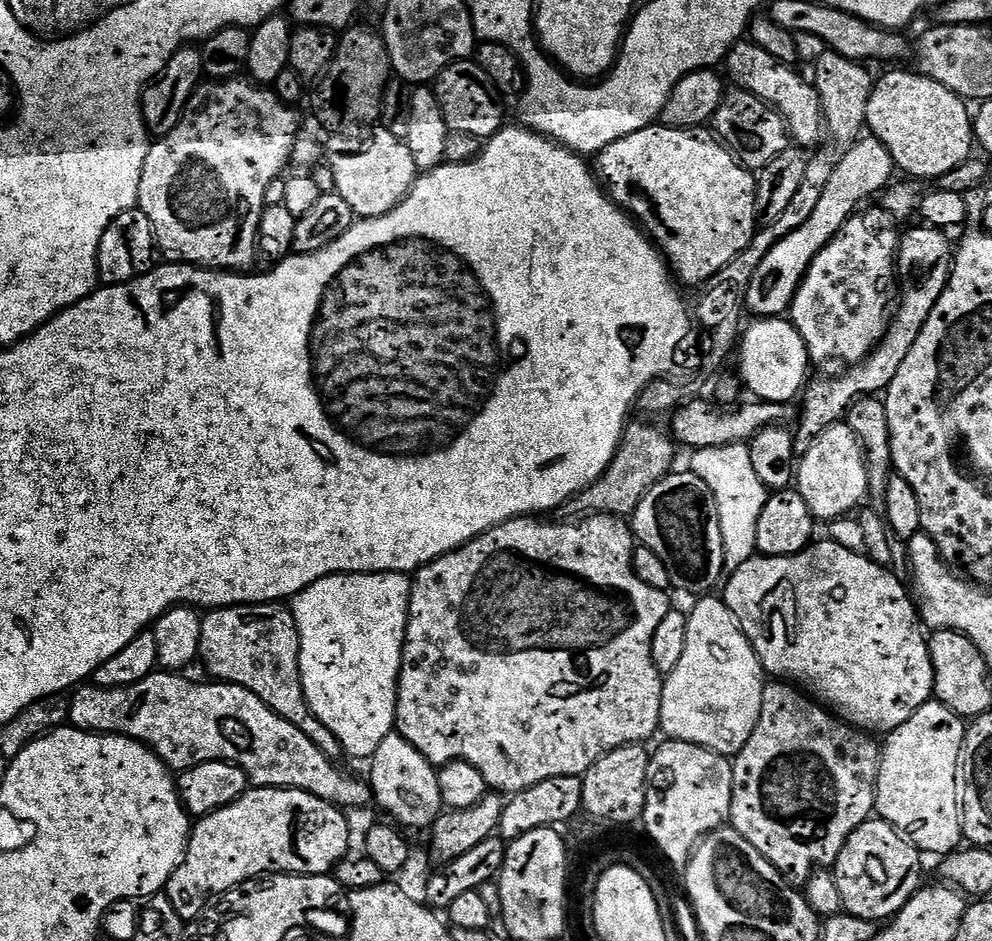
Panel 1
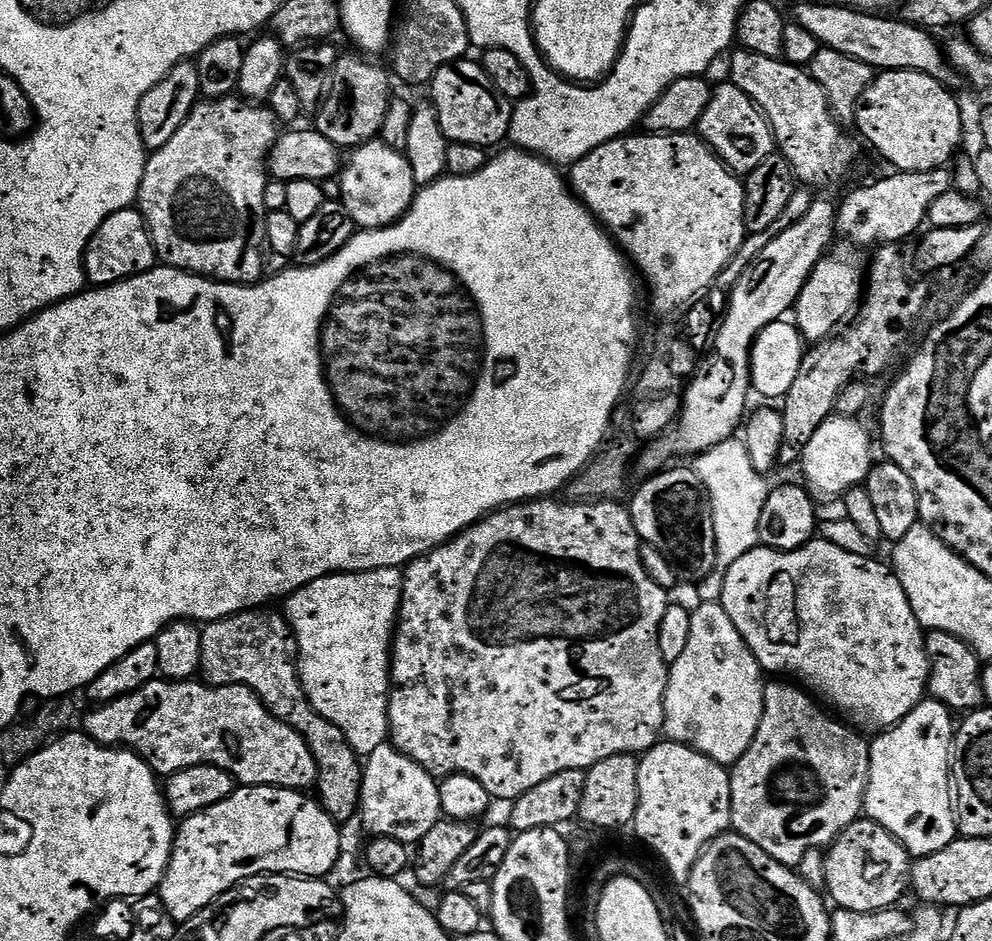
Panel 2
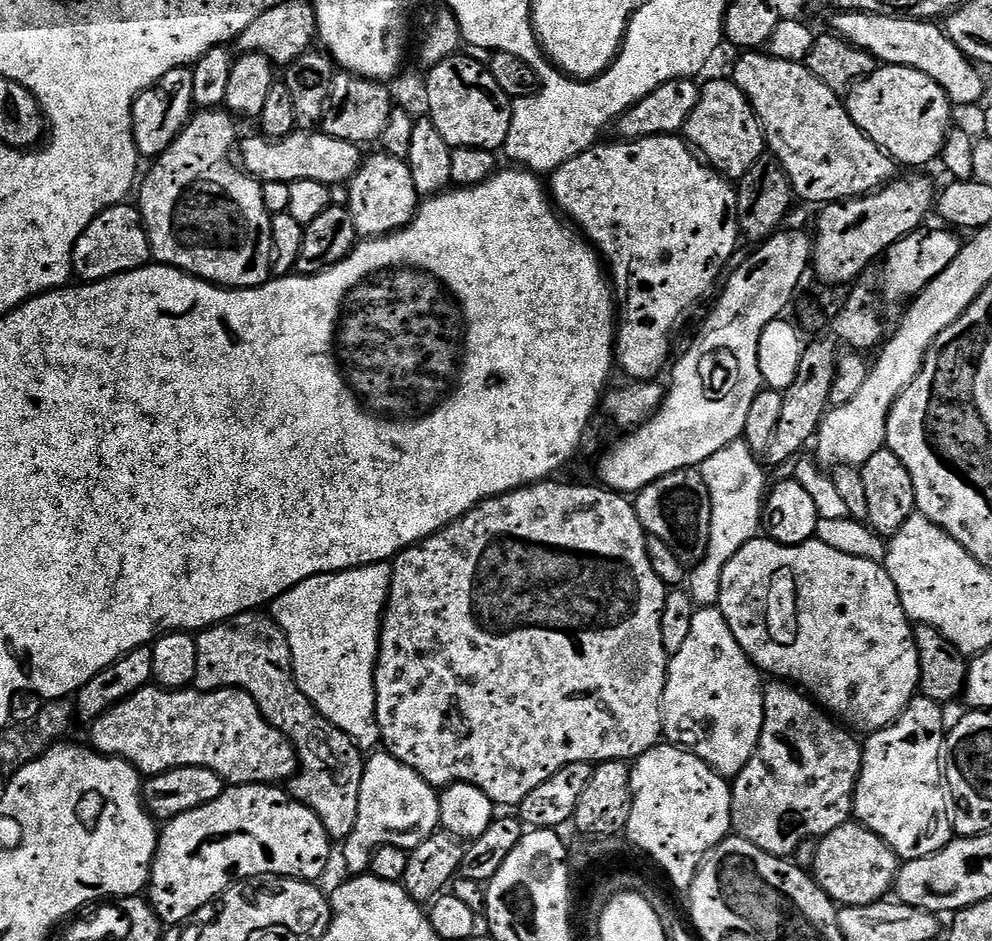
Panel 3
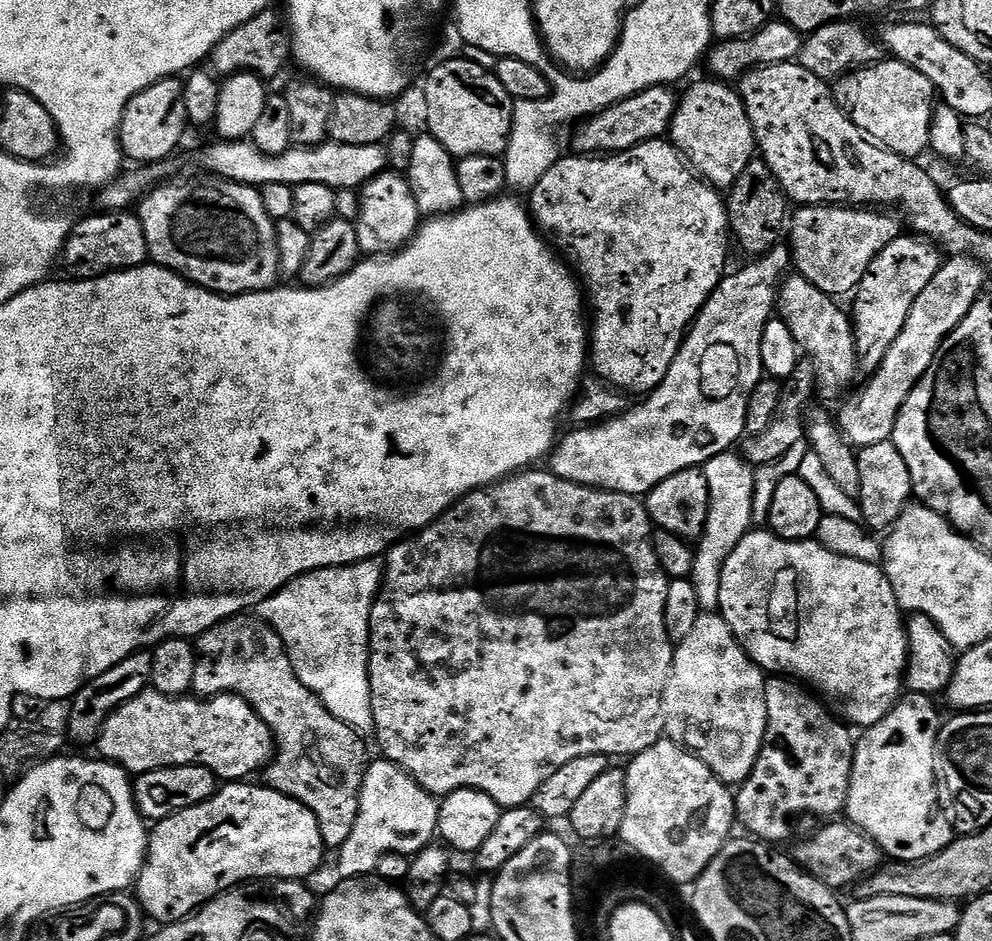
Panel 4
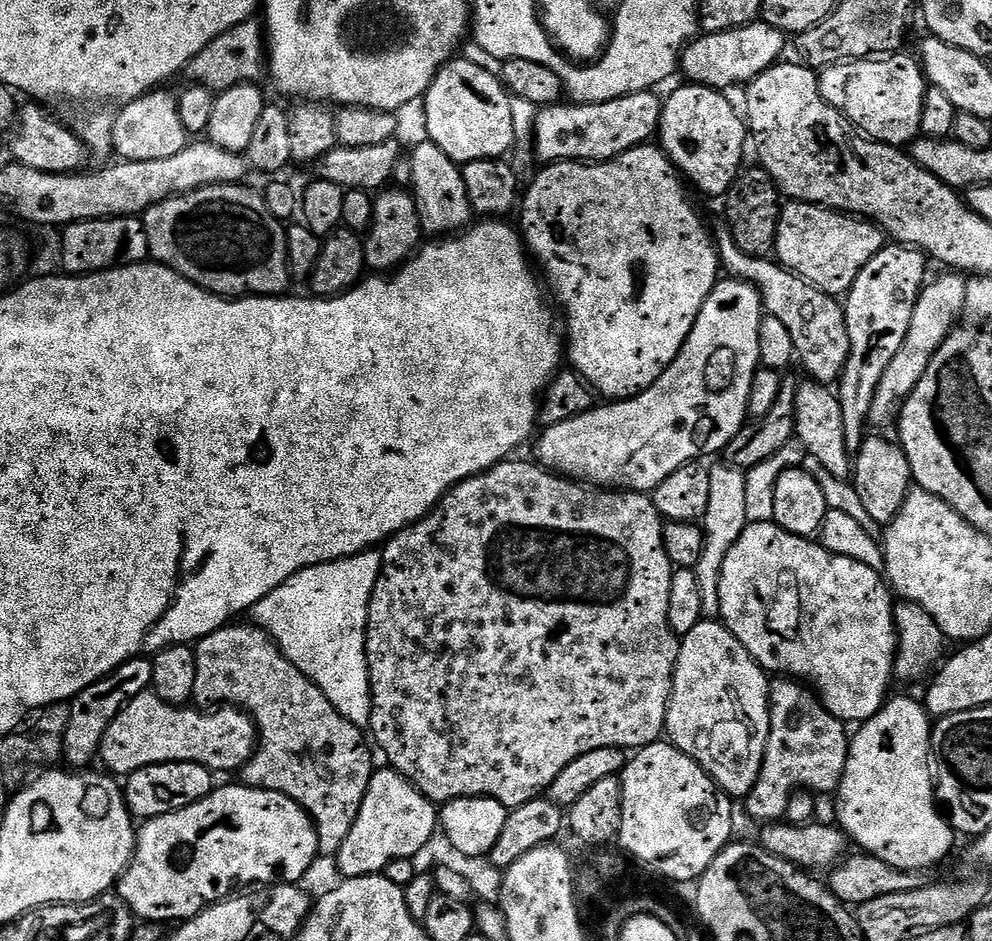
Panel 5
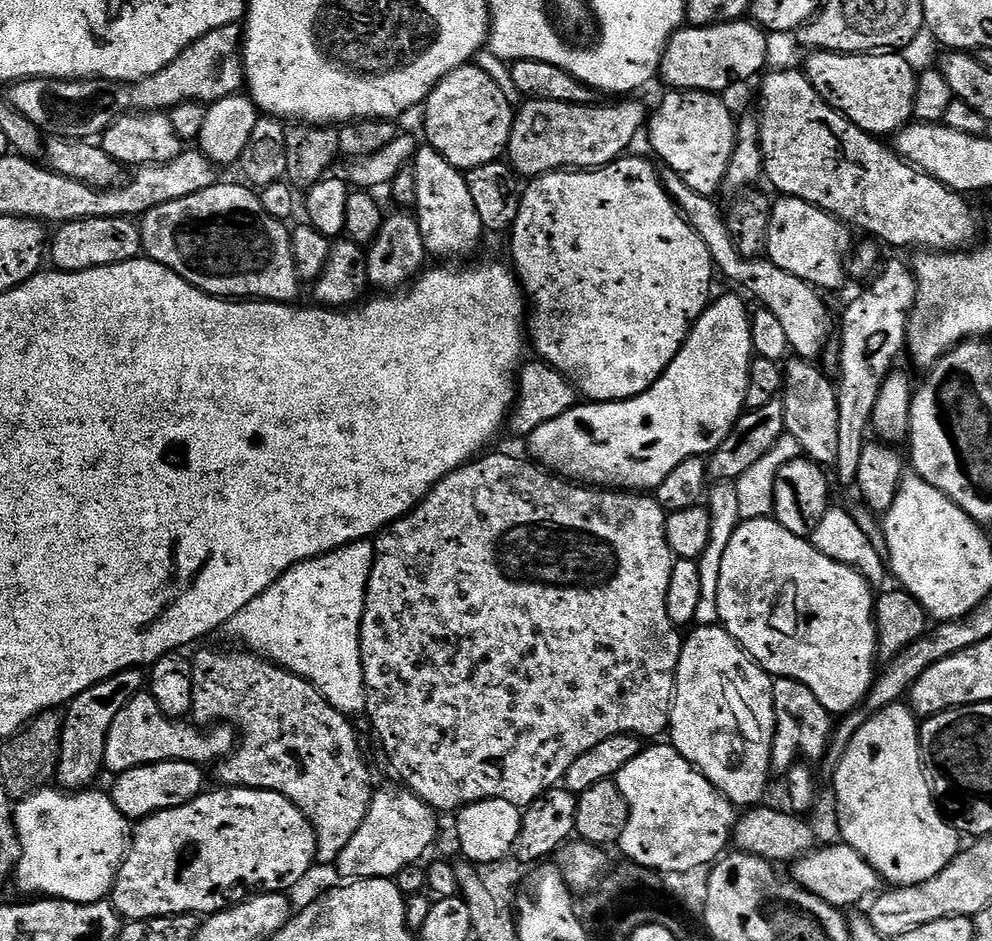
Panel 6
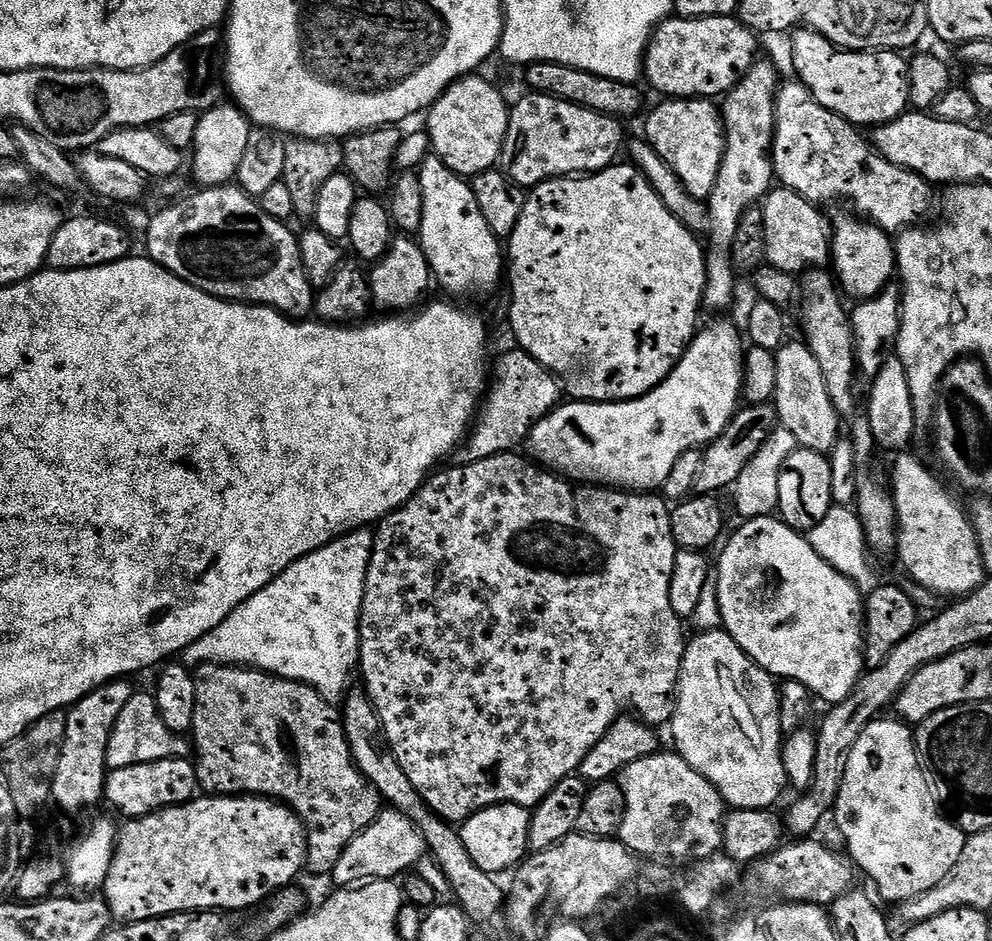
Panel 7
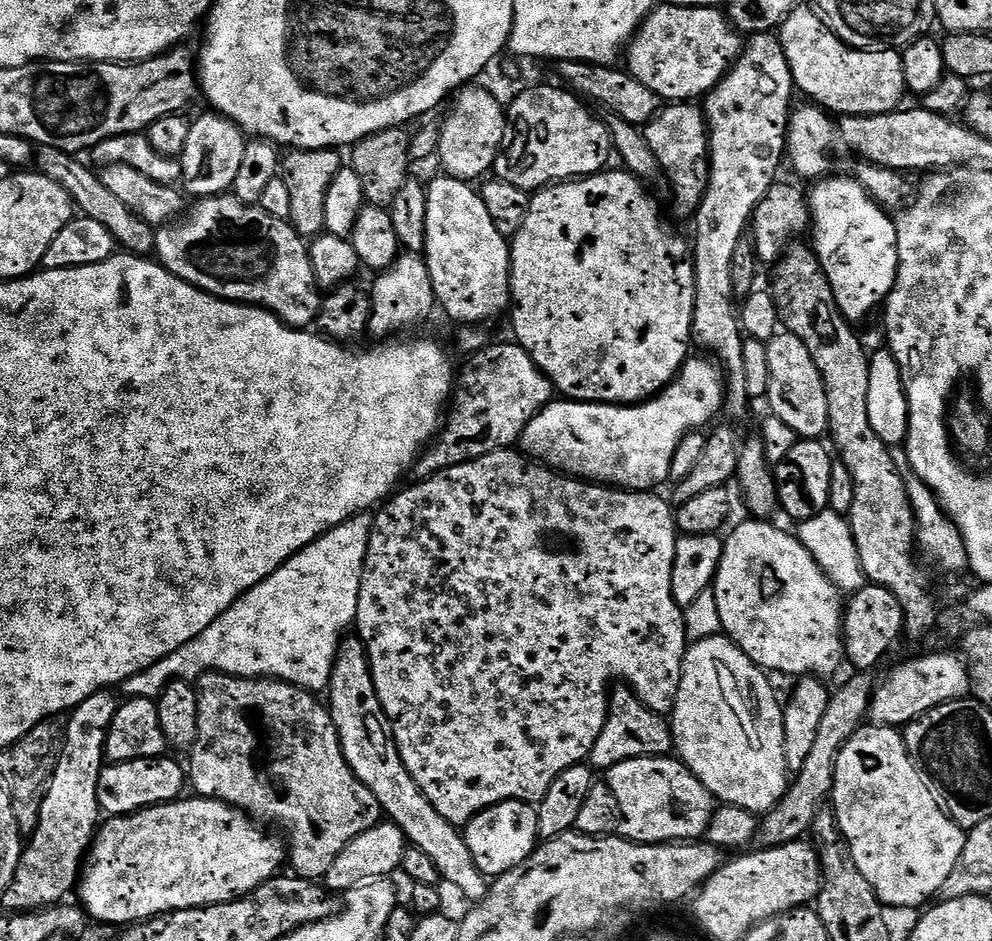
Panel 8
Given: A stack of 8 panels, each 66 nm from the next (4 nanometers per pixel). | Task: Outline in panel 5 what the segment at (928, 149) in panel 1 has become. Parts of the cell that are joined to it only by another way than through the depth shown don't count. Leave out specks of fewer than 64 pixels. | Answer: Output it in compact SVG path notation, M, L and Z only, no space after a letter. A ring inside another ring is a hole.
M888 54L883 58L831 64L819 73L820 96L870 140L903 149L921 135L926 77L917 57Z

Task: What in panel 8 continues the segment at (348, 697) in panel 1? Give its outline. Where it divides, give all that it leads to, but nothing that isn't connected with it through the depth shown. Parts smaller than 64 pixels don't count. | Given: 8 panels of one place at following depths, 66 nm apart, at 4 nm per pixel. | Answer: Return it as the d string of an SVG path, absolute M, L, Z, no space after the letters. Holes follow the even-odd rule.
M371 511L361 512L321 534L317 540L310 542L310 546L306 546L289 558L282 567L274 570L270 578L258 582L258 586L242 594L230 606L230 610L214 618L214 622L210 622L210 626L206 626L206 630L202 630L198 638L186 642L186 646L178 646L174 654L166 654L166 658L154 662L154 666L125 680L122 685L122 691L125 692L123 695L128 698L141 696L147 700L156 700L172 680L195 682L205 672L221 672L227 676L240 676L243 680L275 678L303 688L305 692L323 693L332 677L340 642L356 622L358 594L362 586L373 519Z

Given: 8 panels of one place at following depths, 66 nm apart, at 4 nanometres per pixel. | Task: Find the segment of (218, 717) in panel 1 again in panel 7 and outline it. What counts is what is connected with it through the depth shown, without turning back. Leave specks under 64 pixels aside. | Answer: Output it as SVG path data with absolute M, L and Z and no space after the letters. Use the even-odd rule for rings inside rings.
M136 690L133 691L130 702L126 702L122 714L118 714L118 722L114 722L114 730L106 746L106 762L109 769L114 769L122 766L138 766L142 762L184 758L189 752L189 741L181 733L172 732L170 726L162 722L155 695L151 691Z

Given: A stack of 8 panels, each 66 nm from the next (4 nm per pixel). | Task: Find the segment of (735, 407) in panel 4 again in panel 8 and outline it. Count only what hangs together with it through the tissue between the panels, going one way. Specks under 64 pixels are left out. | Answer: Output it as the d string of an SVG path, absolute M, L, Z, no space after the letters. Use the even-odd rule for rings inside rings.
M711 359L708 360L685 360L676 379L663 392L639 404L621 406L557 399L545 405L529 422L520 436L519 447L531 459L577 480L623 488L630 492L659 489L659 484L669 479L668 471L672 465L674 450L678 450L682 438L693 430L707 429L713 423L711 420L724 408L726 381L721 369Z

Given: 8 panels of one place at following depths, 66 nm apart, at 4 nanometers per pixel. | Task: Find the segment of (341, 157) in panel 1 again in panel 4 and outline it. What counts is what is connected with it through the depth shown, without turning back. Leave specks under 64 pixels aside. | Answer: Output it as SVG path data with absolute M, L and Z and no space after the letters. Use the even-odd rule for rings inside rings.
M386 170L359 189L360 213L355 218L358 246L365 257L398 252L416 236L422 217L407 175Z

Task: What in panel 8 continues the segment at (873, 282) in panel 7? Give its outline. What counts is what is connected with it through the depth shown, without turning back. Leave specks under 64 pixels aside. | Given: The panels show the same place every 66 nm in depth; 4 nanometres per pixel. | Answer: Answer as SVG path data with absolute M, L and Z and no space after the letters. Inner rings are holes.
M829 175L811 185L812 193L807 193L808 214L810 217L810 247L820 259L820 268L826 274L828 286L832 291L840 313L849 322L864 320L872 308L879 309L887 301L896 285L898 262L898 234L895 219L869 196L859 179L848 176Z

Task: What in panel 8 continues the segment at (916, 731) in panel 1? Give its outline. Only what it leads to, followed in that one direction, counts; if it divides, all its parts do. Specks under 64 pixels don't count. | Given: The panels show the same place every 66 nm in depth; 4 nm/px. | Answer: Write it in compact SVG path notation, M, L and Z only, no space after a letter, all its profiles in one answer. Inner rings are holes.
M862 726L850 742L846 742L838 754L830 804L853 862L876 891L881 904L889 909L916 908L919 904L927 905L943 893L946 878L954 874L964 853L966 832L940 809L908 754L903 735L895 727Z

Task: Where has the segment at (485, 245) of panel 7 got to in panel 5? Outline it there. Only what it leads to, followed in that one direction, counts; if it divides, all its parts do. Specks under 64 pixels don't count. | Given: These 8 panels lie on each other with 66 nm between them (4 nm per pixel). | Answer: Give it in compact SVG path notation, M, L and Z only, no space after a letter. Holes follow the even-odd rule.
M421 142L411 149L412 161L412 188L418 206L418 218L421 229L428 232L429 237L440 238L445 234L456 234L469 227L474 213L468 195L466 194L466 182L461 165L454 163L438 146L431 142Z

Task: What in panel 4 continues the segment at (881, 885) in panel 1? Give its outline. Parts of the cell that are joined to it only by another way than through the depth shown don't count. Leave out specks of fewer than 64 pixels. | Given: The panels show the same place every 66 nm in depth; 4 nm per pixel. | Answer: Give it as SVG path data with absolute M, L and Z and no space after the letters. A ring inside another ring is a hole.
M828 822L817 827L794 851L794 859L804 871L815 880L820 880L833 890L851 889L860 883L865 876L872 875L882 864L882 853L865 832L853 826L850 822Z

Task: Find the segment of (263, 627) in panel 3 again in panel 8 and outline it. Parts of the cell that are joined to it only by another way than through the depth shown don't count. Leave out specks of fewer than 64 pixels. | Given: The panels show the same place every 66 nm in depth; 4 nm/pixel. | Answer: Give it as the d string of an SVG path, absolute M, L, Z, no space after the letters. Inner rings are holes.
M205 672L199 680L195 681L194 687L198 698L198 734L190 749L192 757L186 760L186 776L190 781L190 788L196 791L193 793L206 800L221 800L223 804L230 804L257 822L263 822L265 825L277 824L278 827L284 828L286 860L290 868L292 864L291 871L303 880L323 881L328 875L330 866L334 866L334 858L338 858L338 854L342 854L342 850L346 850L346 846L350 846L350 842L354 842L354 838L366 834L366 830L370 830L382 820L378 798L374 798L374 794L370 794L368 787L353 774L346 762L338 738L338 730L334 726L334 718L327 703L320 701L319 704L316 701L319 699L313 693L305 692L303 688L297 688L294 684L288 684L284 680L275 678L243 680L240 676L227 676L221 672Z

